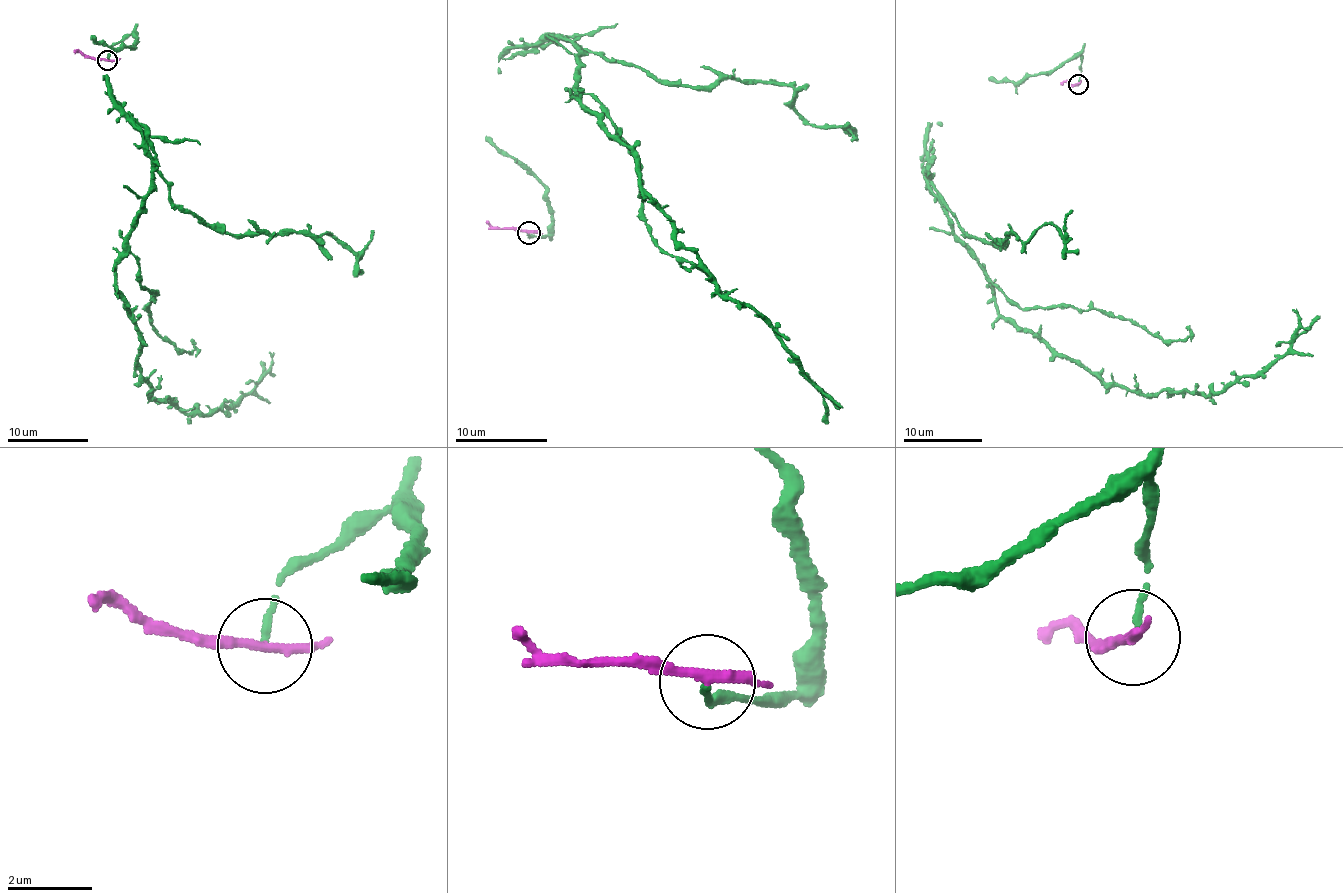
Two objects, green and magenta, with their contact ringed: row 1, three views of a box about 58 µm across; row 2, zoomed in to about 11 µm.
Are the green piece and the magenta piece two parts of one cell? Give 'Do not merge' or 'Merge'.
Do not merge

